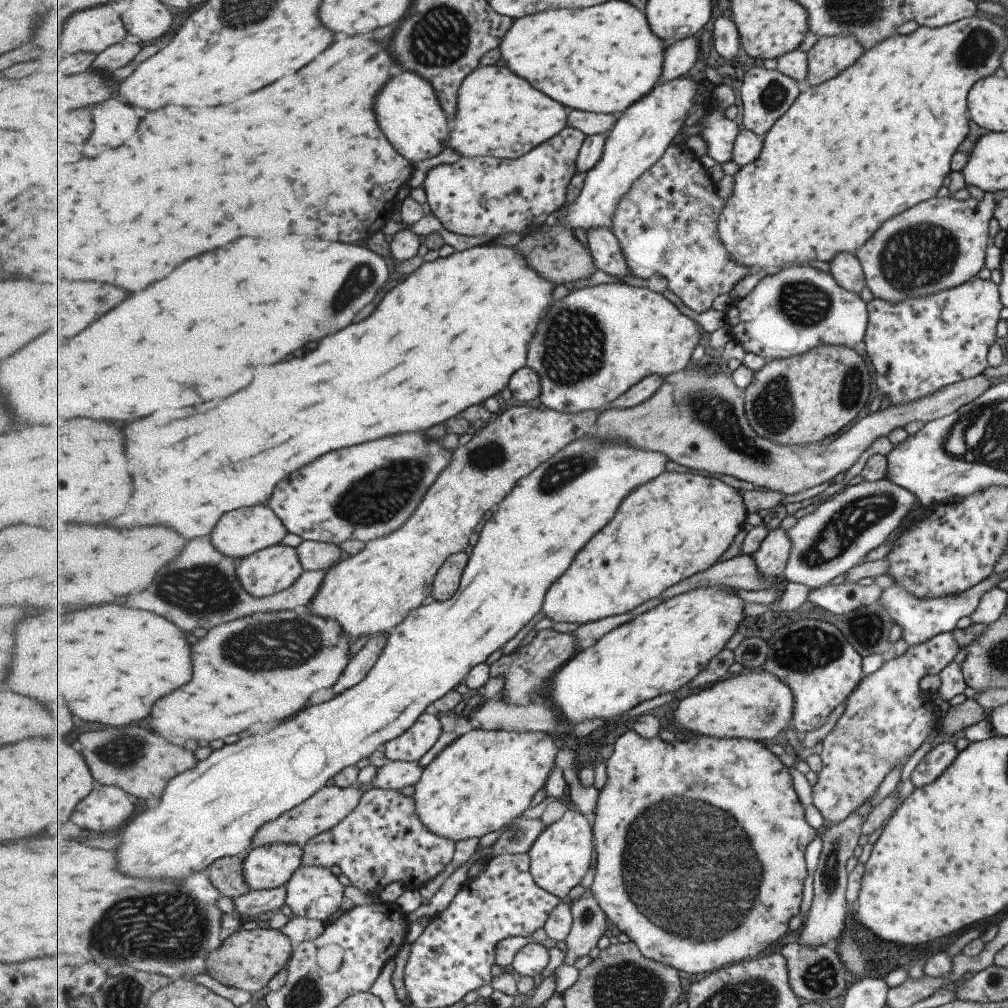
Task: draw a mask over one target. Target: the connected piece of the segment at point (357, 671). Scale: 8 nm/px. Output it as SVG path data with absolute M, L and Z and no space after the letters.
M385 634L377 636L377 638L374 636L369 638L364 647L354 655L354 660L347 666L346 672L339 677L337 686L335 686L337 694L345 693L345 688L355 688L357 684L365 680L367 674L373 670L373 666L382 656L385 644L388 642L387 638L390 636L385 636Z

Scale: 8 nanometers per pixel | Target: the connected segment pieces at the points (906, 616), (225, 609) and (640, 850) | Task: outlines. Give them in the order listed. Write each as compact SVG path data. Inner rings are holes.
M992 572L987 578L979 581L965 590L961 594L951 594L951 596L943 596L943 598L915 598L911 594L907 594L903 588L891 586L880 590L877 602L881 604L881 608L885 608L885 612L889 614L889 618L901 628L900 638L905 641L908 646L915 646L921 642L938 634L949 632L955 628L955 622L963 616L969 616L975 610L979 598L987 590L995 588L999 582L1006 580L1004 572Z
M210 535L191 540L183 550L183 554L179 554L179 558L175 558L175 562L171 562L161 572L163 574L159 574L159 578L155 578L155 582L145 592L131 594L129 606L135 606L137 610L145 608L155 614L163 615L163 618L167 618L181 630L186 631L197 630L197 628L213 630L221 624L249 618L251 614L308 609L311 602L318 596L319 590L326 584L329 569L306 570L290 589L257 598L243 588L238 576L236 559L227 554L221 554ZM187 622L193 622L193 624L187 624Z
M635 729L623 733L613 742L614 751L606 760L607 781L599 790L595 812L595 846L599 846L596 870L590 887L609 920L620 932L635 942L647 958L674 966L689 974L709 974L735 962L746 961L767 952L773 942L789 932L789 922L802 911L805 881L808 877L806 850L815 840L815 828L805 820L805 805L793 782L791 767L785 766L761 741L747 738L717 738L703 734L688 734L685 740L665 742L659 737L643 738ZM749 848L761 854L747 854Z

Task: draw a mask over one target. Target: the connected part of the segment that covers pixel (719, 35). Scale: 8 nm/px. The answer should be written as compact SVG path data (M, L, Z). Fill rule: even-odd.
M719 16L713 23L714 50L726 60L733 60L741 50L741 34L733 18Z

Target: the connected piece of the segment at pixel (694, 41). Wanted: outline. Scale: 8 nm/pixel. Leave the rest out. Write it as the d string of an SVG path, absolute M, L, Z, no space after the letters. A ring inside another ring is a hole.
M691 36L675 42L666 50L666 64L663 65L663 78L660 84L685 76L697 62L697 54L701 51L699 38Z

